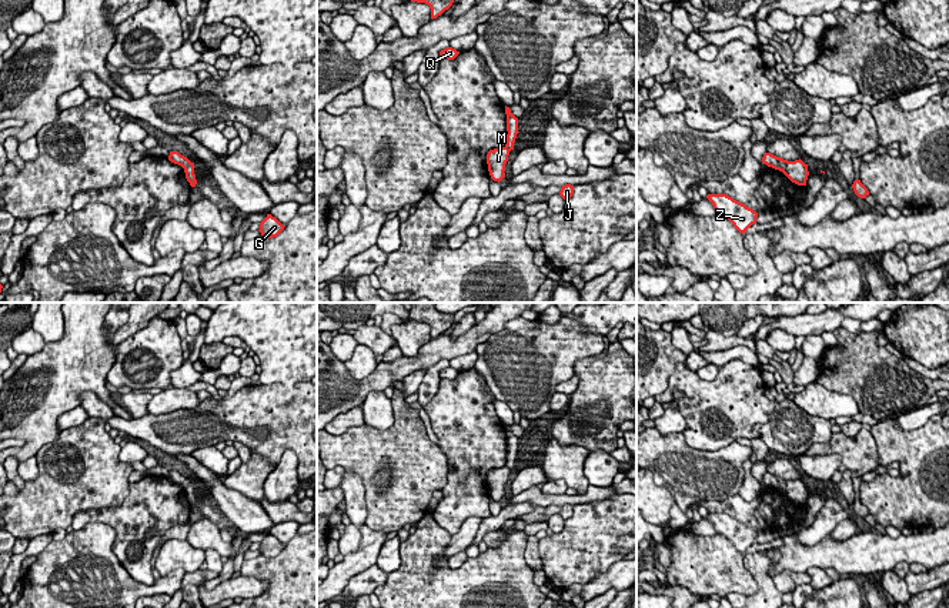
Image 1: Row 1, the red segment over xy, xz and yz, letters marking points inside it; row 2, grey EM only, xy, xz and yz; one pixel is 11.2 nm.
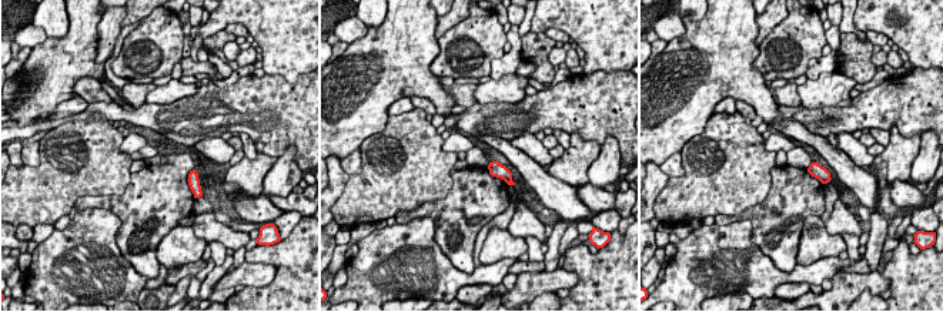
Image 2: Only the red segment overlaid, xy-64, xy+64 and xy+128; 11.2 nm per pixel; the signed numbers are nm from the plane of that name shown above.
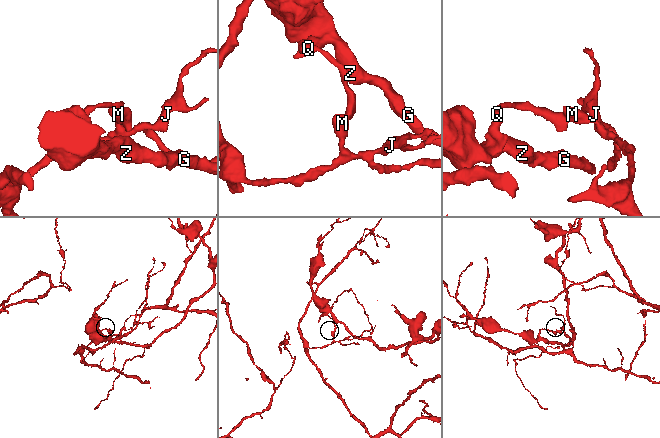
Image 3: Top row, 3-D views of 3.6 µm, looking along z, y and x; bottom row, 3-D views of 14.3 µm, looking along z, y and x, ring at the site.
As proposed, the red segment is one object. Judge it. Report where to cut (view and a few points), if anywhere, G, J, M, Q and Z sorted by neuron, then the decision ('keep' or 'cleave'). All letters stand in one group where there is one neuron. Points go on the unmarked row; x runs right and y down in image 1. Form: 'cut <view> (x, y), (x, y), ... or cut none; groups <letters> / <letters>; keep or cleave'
cut xy (190, 481), (184, 488); groups G Q Z / J M; cleave

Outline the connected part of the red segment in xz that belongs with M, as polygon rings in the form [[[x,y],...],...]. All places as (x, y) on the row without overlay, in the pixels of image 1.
[[[508,467],[494,468],[488,471],[487,484],[488,484],[489,495],[494,501],[499,502],[505,497],[504,491],[509,471],[511,470]]]

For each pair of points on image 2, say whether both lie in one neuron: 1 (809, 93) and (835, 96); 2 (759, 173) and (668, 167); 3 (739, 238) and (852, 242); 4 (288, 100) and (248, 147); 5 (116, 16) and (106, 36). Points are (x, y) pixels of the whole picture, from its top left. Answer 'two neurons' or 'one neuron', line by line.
1: one neuron
2: two neurons
3: two neurons
4: two neurons
5: one neuron

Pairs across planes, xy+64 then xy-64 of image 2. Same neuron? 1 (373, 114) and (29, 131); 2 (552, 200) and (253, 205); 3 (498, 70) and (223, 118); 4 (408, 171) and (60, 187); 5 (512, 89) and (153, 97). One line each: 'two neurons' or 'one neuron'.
1: two neurons
2: one neuron
3: one neuron
4: one neuron
5: one neuron

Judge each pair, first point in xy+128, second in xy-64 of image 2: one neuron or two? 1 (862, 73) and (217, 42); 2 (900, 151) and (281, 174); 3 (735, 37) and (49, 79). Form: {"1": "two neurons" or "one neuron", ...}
{"1": "one neuron", "2": "two neurons", "3": "one neuron"}

